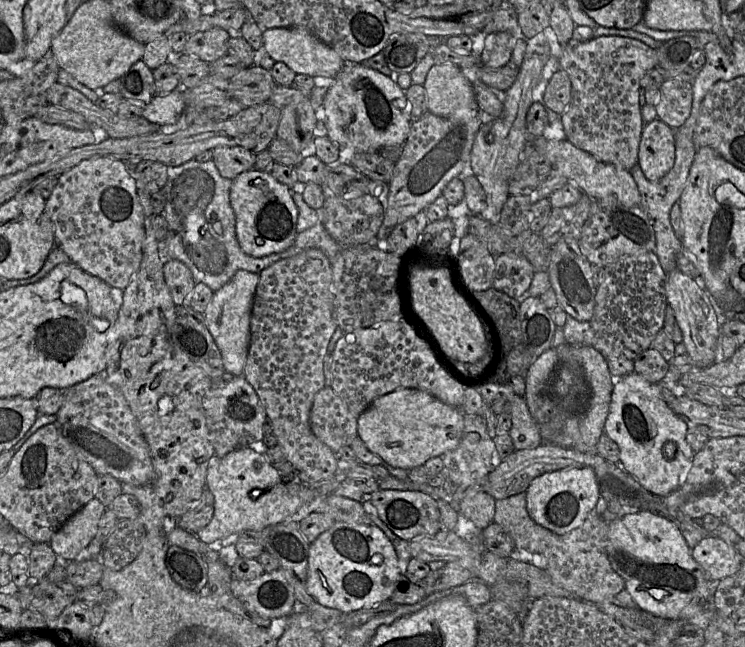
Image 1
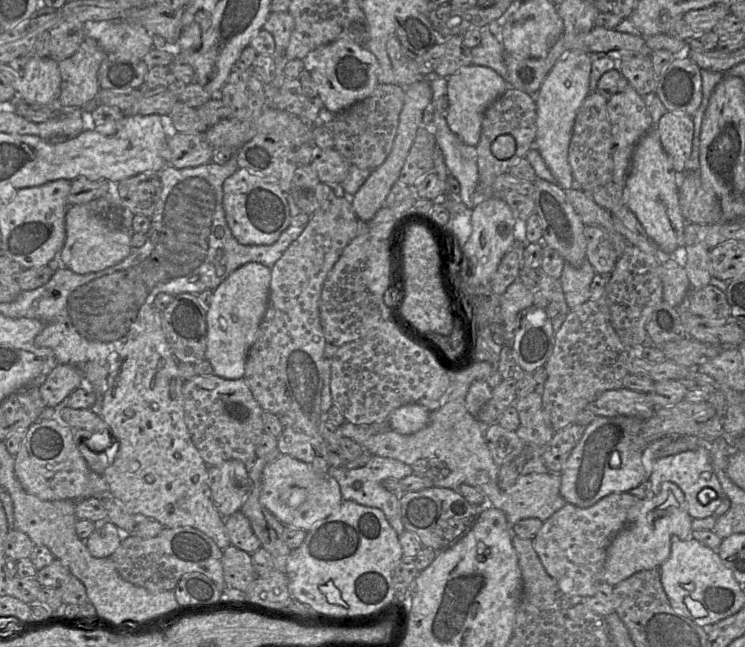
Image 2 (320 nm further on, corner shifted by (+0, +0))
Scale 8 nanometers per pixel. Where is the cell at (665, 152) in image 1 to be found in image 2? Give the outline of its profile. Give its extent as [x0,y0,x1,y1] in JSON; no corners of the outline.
[654,112,694,173]

